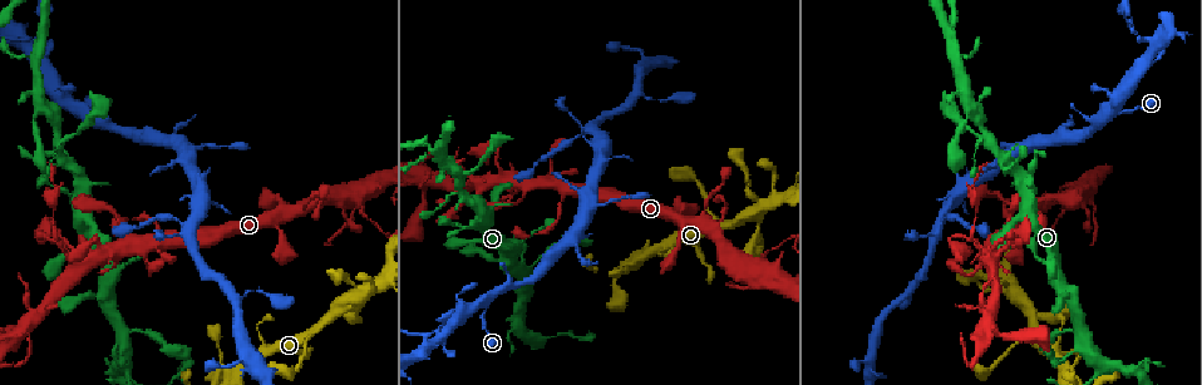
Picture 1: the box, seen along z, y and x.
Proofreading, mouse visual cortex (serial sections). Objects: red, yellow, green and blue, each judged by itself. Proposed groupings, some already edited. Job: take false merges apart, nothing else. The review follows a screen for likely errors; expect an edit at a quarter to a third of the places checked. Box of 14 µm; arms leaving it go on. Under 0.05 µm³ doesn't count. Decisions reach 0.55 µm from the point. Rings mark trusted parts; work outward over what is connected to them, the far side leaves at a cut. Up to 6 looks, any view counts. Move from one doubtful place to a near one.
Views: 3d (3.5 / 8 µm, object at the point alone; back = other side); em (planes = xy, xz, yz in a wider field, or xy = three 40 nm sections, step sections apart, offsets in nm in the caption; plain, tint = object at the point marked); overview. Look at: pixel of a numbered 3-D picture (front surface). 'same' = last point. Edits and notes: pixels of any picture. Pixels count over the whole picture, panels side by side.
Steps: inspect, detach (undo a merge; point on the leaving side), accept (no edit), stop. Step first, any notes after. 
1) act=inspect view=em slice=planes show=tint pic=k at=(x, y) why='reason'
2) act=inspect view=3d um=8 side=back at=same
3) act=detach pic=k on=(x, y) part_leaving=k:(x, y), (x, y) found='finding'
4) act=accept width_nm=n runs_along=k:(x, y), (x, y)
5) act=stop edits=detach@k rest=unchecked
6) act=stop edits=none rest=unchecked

act=inspect view=3d um=3.5 pic=1 at=(445, 161) why='arms part here'

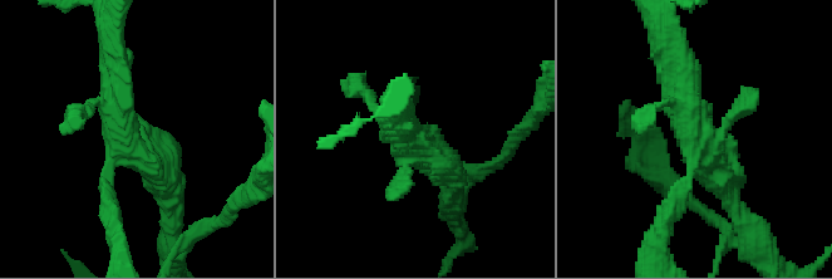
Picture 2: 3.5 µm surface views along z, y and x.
act=inspect view=em slice=xy step=1 show=tint pic=2 at=(701, 141)

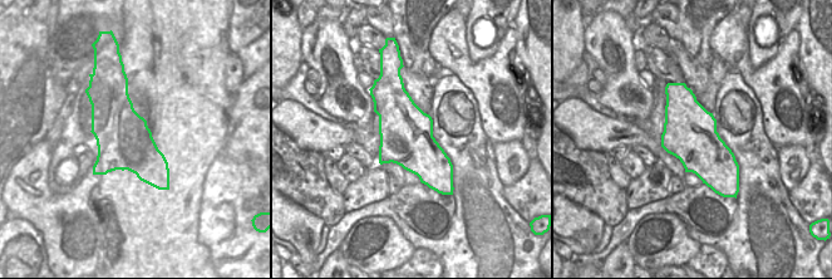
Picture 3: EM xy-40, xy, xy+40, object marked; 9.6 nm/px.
act=inspect view=em slice=xy step=2 show=tint at=same

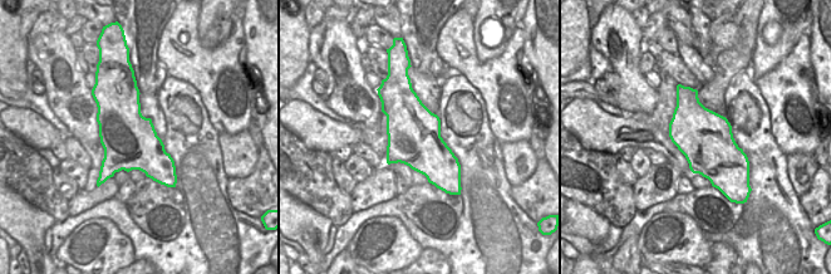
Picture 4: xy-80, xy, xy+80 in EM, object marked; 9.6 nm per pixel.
act=accept runs_along=2:(170, 199), (119, 128), (116, 59) found='all the same cell'

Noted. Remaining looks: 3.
act=inspect view=3d um=3.5 pic=1 at=(66, 253) why='calibre changes'

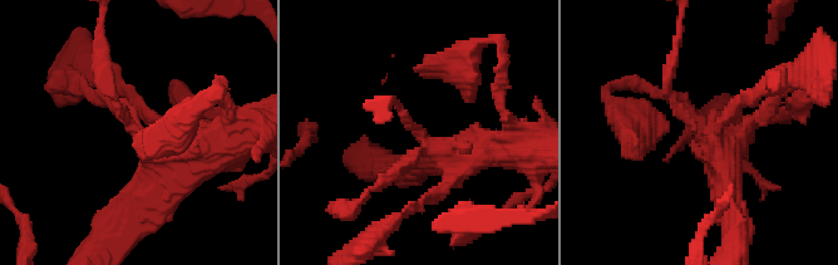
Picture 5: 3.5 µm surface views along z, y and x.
act=inspect view=em slice=planes show=plain pic=5 at=(415, 129) arm_widths_nm=150,450

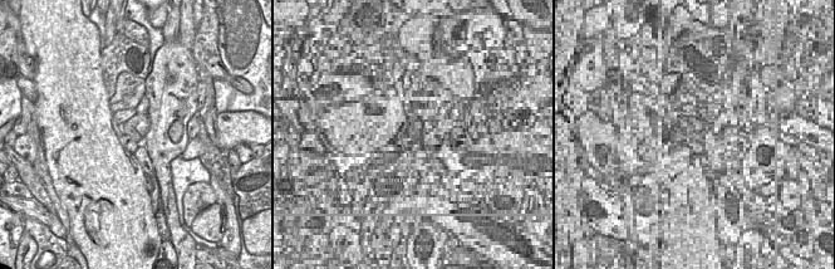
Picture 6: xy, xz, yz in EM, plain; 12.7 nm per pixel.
act=inspect view=em slice=planes show=tint at=same why='with the object marked'

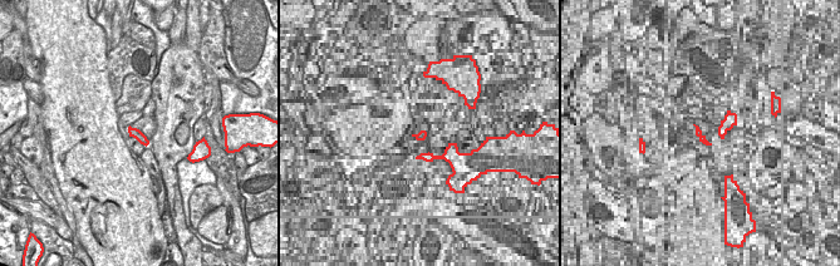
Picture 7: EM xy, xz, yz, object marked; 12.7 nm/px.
act=accept runs_along=5:(195, 153), (144, 146), (103, 62) found='one cell here'

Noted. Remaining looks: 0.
act=stop edits=none rest=unchecked

